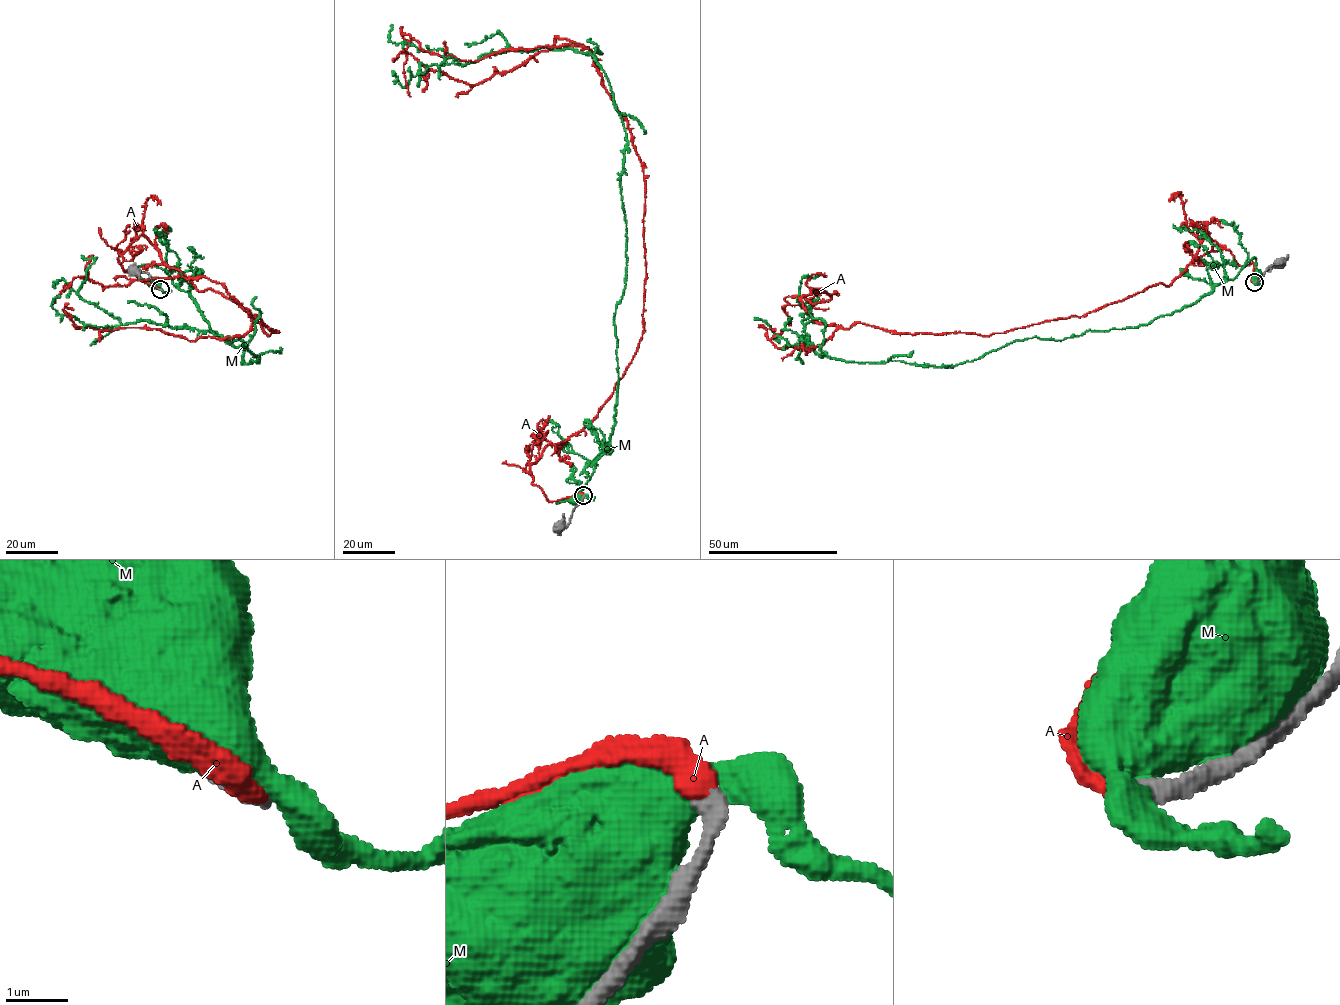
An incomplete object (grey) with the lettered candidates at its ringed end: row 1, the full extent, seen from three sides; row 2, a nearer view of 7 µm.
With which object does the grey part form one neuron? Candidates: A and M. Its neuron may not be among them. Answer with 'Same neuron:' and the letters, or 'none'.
Same neuron: A

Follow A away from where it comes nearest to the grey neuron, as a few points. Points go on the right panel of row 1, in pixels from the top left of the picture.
A: (1254, 282), (1199, 230), (1168, 286), (1081, 317), (898, 333), (785, 300), (829, 308)

